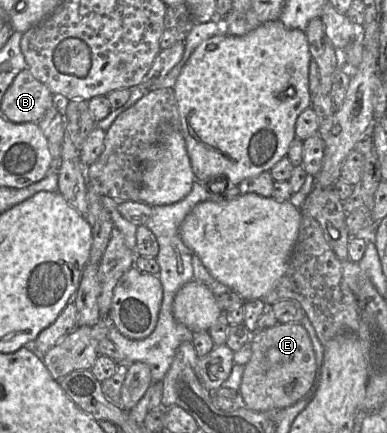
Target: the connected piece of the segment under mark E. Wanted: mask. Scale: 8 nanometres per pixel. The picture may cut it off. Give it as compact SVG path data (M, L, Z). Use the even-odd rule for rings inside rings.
M278 323L274 327L255 331L250 338L252 354L244 366L239 388L240 403L254 411L266 412L289 407L304 397L313 386L316 374L316 359L307 331L300 323Z

